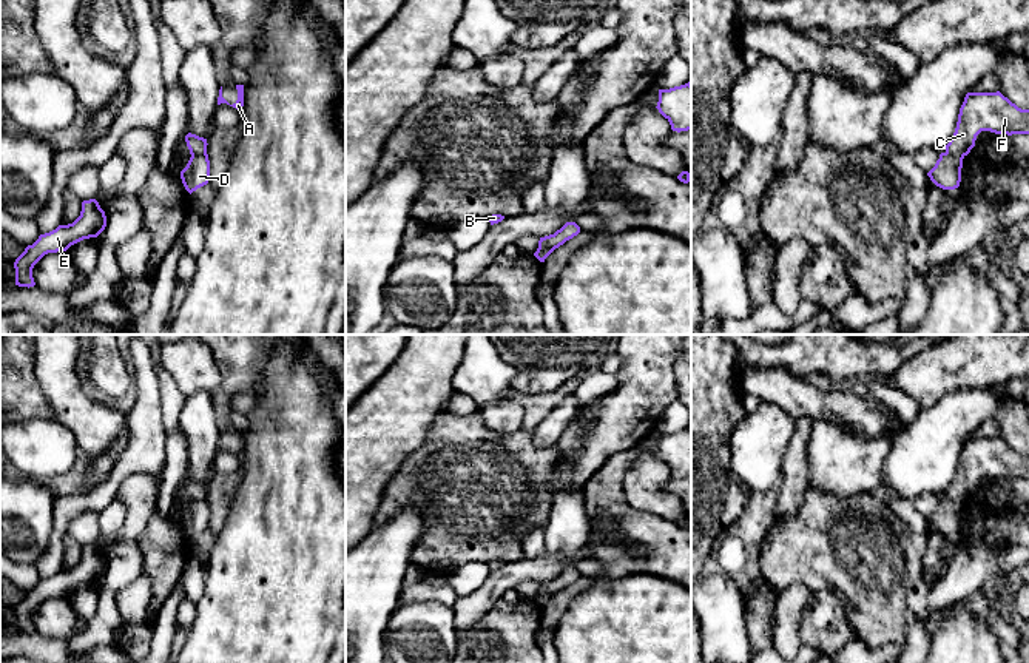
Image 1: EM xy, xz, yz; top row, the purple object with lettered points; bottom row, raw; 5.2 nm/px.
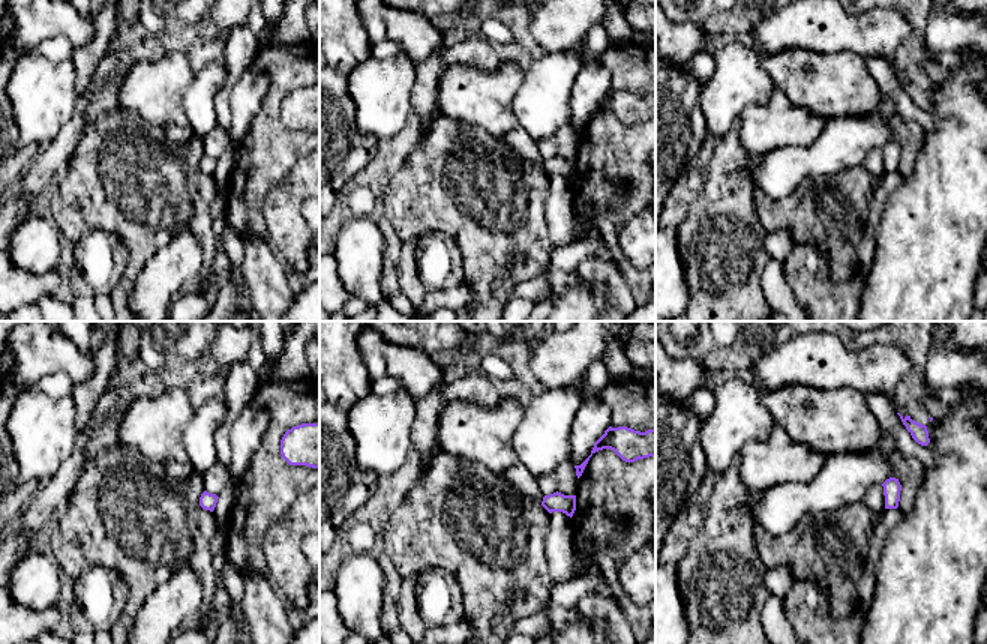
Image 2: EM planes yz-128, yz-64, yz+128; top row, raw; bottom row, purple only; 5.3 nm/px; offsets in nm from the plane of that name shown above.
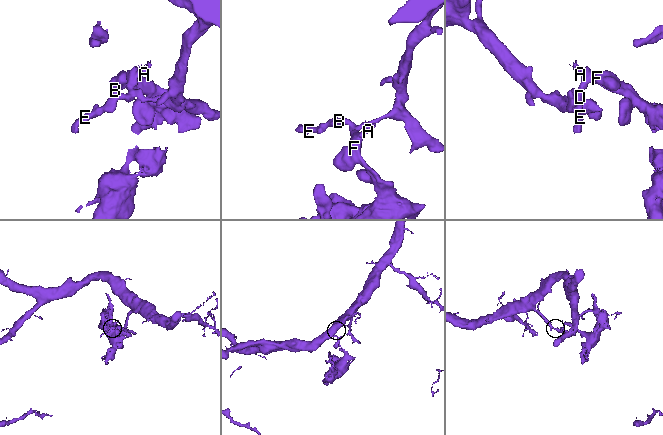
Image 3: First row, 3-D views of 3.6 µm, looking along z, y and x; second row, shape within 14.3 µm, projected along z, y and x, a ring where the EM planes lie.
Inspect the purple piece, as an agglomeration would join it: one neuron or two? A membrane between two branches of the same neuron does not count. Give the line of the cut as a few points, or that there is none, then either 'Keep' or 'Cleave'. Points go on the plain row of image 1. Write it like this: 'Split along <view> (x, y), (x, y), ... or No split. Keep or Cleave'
Split along yz (946, 495), (961, 504). Cleave

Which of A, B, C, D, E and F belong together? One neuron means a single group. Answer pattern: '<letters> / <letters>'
A C F / B D E

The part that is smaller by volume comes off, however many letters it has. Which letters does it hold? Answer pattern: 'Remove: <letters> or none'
Remove: A, C, F

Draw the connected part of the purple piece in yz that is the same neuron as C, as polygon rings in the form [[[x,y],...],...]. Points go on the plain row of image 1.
[[[967,438],[960,453],[955,478],[946,496],[964,504],[981,476],[995,480],[1029,480],[1029,455],[1021,455],[997,438]]]

